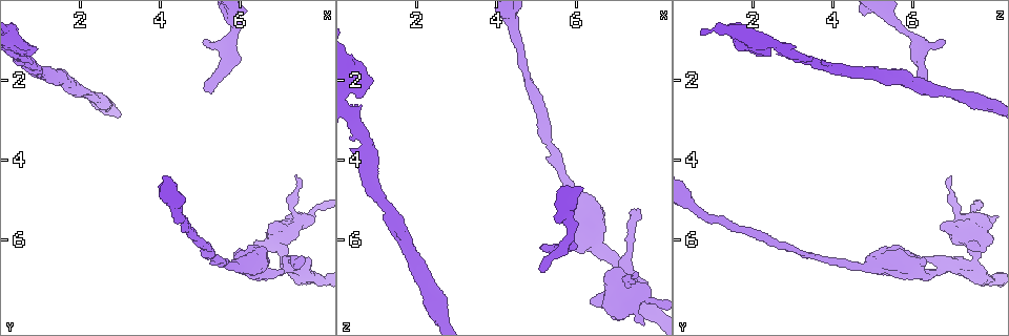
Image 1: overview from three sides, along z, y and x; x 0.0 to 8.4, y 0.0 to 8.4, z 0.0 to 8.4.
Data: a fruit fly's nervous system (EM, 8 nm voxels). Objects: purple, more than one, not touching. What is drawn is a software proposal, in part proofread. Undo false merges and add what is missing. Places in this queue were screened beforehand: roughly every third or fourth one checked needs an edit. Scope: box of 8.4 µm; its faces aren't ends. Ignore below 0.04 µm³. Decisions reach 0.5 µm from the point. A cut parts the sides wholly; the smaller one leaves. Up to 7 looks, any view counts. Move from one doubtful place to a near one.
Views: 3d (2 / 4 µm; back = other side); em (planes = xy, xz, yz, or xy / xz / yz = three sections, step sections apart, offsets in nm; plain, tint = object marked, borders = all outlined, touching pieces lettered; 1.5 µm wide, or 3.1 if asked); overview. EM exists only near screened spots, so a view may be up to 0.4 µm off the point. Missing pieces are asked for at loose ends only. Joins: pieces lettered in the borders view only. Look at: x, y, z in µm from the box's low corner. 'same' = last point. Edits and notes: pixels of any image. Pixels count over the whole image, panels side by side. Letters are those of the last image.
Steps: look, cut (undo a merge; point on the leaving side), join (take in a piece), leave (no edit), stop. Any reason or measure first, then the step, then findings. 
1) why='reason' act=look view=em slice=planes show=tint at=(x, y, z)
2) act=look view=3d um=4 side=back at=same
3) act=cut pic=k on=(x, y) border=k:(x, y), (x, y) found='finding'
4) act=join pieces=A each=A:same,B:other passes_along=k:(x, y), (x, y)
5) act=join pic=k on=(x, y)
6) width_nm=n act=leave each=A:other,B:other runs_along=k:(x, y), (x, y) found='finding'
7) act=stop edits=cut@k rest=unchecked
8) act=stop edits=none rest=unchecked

why='tapers out' act=look view=3d um=4 at=(7.45, 4.45, 6.95)

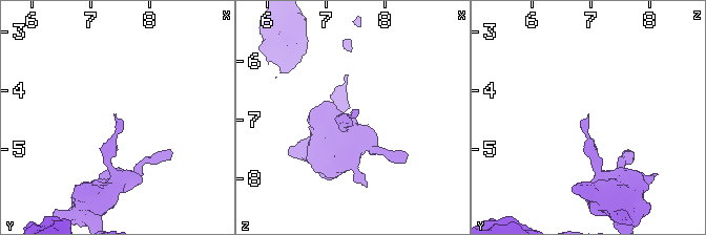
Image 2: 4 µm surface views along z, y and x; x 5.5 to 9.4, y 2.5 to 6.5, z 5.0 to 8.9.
why='shape alone is not enough' act=look view=em slice=planes show=borders at=(7.40, 4.40, 6.90)

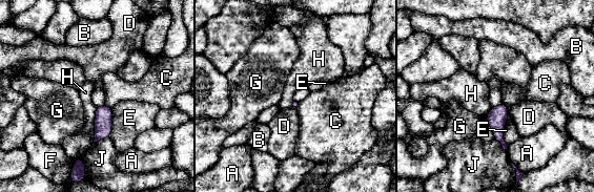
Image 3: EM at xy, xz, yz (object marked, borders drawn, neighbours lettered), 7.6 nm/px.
act=leave each=A:other,B:other,C:other,D:other,E:other,F:other,G:other,H:other,J:other border=3:(97, 106), (93, 130) found='none of them fits'

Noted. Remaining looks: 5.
why='an open end' act=look view=3d um=4 side=back at=(7.55, 6.45, 5.30)

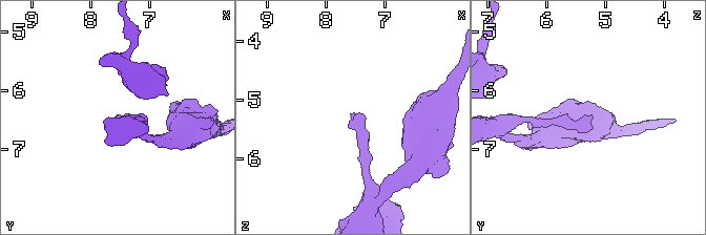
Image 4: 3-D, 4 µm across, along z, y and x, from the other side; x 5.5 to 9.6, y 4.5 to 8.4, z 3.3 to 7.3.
act=look view=em slice=yz step=4 show=tint at=(7.55, 6.40, 5.25)

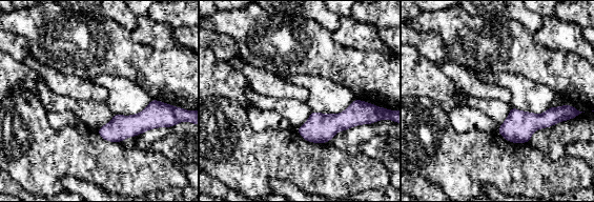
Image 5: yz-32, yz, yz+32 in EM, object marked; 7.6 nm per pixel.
act=look view=em slice=xy step=8 show=borders at=same

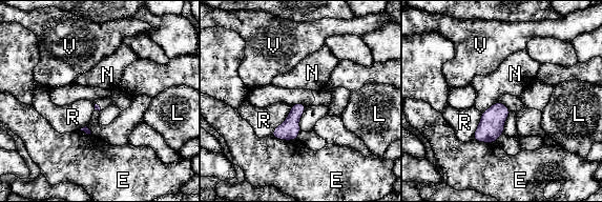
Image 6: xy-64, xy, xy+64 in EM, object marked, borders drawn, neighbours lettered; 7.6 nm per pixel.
longest_contact=R:280nm act=leave each=E:other,L:other,N:other,R:other,V:other found='none of them fits'

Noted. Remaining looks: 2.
act=look view=em slice=planes show=tint at=(5.10, 1.05, 6.80)

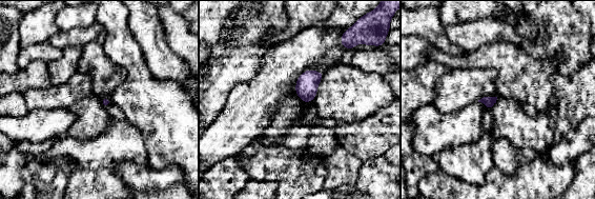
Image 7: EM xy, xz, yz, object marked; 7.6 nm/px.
act=look view=em slice=planes show=borders at=same

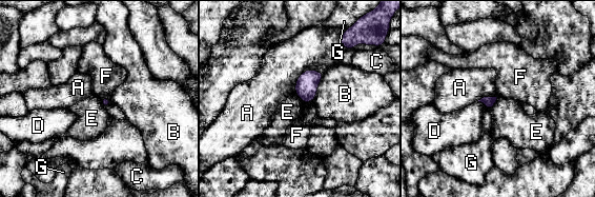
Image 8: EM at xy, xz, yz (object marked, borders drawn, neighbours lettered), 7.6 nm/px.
act=leave each=A:other,B:other,C:other,D:other,E:other,F:other,G:other border=8:(497, 97), (489, 110) found='no lettered piece goes on from it'

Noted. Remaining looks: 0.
act=stop edits=none rest=unchecked

